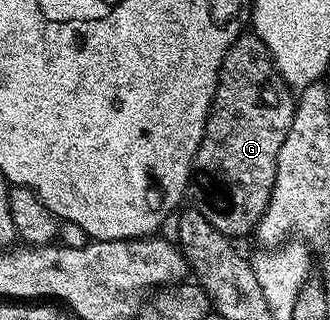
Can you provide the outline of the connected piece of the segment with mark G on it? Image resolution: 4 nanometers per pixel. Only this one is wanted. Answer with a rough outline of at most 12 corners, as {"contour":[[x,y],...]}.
{"contour":[[240,33],[193,166],[225,236],[267,210],[296,100]]}

